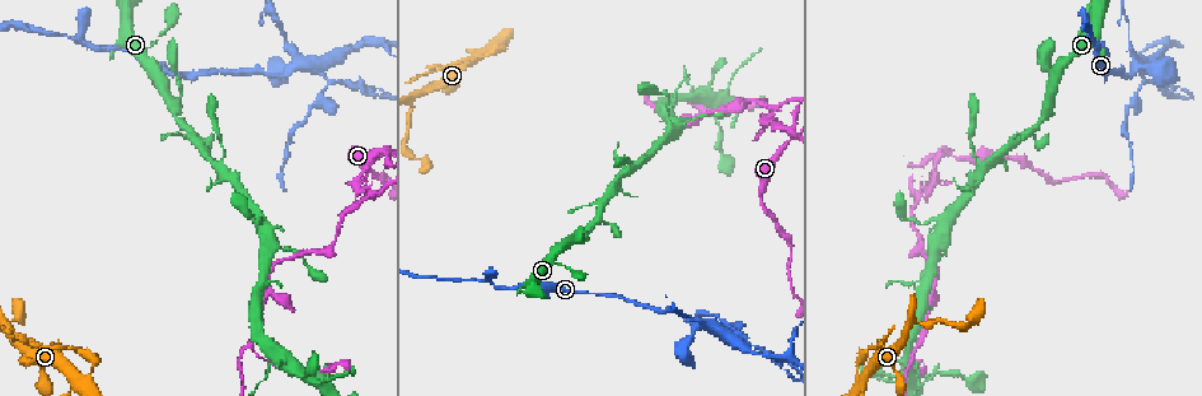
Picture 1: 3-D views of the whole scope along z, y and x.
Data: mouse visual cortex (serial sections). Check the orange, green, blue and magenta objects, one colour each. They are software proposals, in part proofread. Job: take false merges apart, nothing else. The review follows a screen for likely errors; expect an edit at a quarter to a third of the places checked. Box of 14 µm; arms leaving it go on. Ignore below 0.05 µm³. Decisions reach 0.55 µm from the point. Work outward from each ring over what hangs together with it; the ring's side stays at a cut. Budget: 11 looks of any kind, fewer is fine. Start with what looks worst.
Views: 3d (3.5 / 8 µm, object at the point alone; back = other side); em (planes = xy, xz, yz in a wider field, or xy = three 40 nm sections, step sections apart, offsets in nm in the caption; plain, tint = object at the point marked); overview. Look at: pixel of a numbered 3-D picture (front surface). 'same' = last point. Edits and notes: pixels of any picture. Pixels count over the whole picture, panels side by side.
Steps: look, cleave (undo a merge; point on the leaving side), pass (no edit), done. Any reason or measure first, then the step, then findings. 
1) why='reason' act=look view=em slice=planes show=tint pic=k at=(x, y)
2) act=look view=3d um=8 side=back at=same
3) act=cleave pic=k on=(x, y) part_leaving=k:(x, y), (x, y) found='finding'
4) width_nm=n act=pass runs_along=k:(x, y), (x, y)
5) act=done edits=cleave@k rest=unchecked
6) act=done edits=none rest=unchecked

why='sharp bend' act=look view=3d um=3.5 pic=1 at=(784, 127)

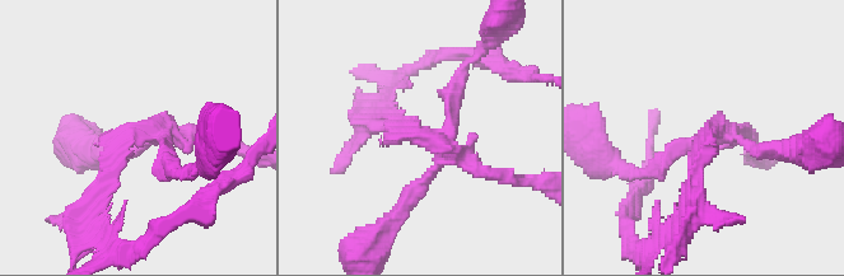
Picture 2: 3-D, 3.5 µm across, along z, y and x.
act=look view=em slice=xy step=5 show=tint pic=2 at=(710, 133)

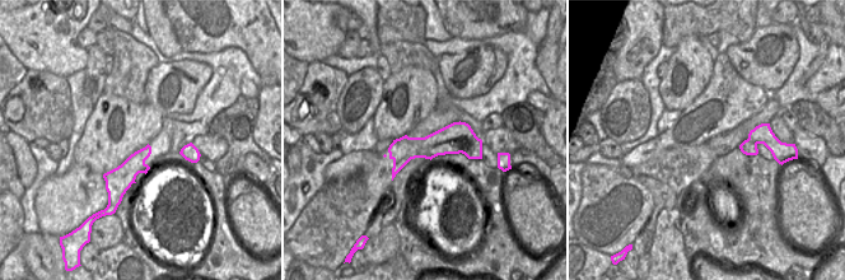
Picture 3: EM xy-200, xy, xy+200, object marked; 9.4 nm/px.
act=cleave pic=2 on=(393, 136) part_leaving=2:(438, 146), (388, 117), (360, 121) found='a second cell is stuck on'

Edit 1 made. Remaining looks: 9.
why='redraw' act=look view=overview

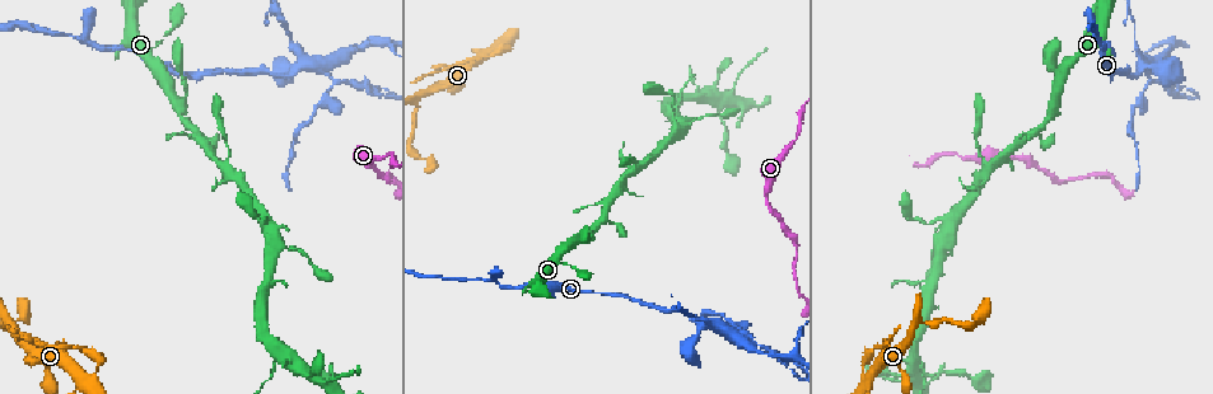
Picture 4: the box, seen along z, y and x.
why='sharp bend' act=look view=3d um=3.5 pic=4 at=(335, 81)

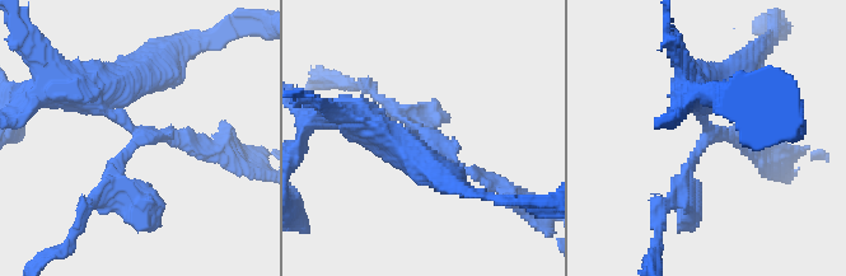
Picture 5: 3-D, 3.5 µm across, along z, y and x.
arms=3 arm_widths_nm=100,200,400 why='shape alone is not enough' act=look view=em slice=xy step=2 show=plain pic=5 at=(137, 135)

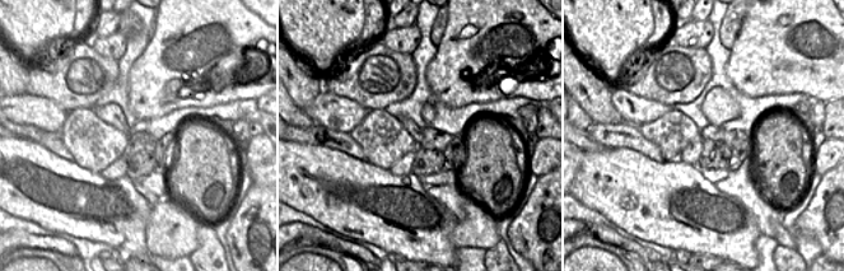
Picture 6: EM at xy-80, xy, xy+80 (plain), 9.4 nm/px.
why='with the object marked' act=look view=em slice=xy step=2 show=tint at=same

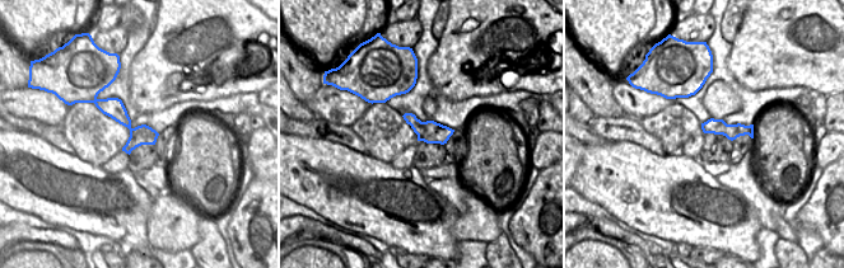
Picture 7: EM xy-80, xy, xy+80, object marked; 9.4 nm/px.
act=cleave pic=5 on=(402, 117) part_leaving=5:(704, 117), (711, 132), (672, 195) found='two cells meet here'

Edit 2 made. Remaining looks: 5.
why='two arms in line, one across' act=look view=3d um=8 pic=4 at=(92, 46)

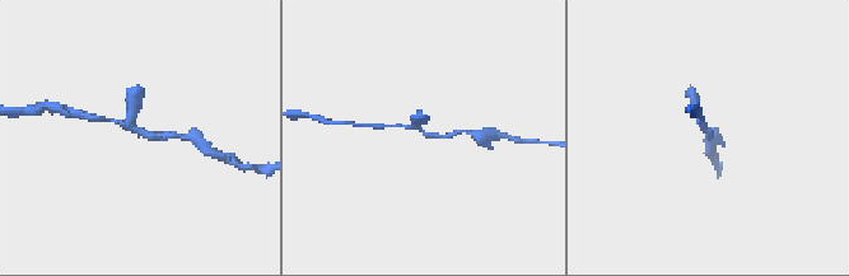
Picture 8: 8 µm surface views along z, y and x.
act=look view=3d um=3.5 pic=8 at=(423, 134)

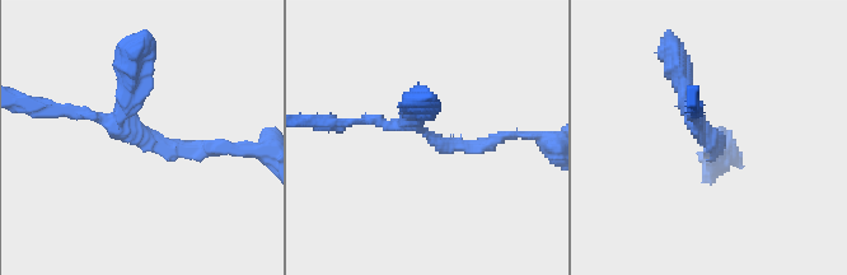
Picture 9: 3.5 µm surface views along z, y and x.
act=pass runs_along=9:(224, 149), (177, 149), (71, 113) found='one cell here'

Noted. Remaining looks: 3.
why='a fork' act=look view=3d um=3.5 pic=4 at=(627, 171)

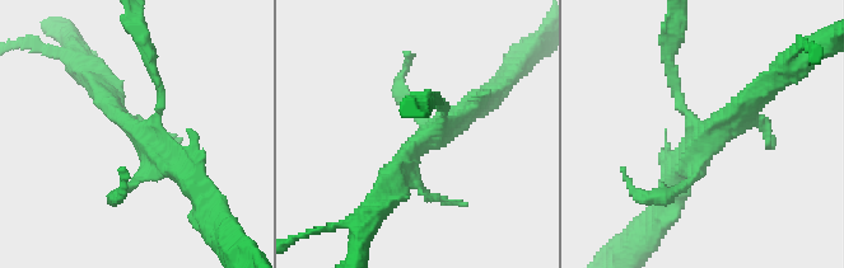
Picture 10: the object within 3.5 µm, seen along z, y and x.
why='shape alone is not enough' act=look view=em slice=planes show=tint pic=10 at=(425, 138)

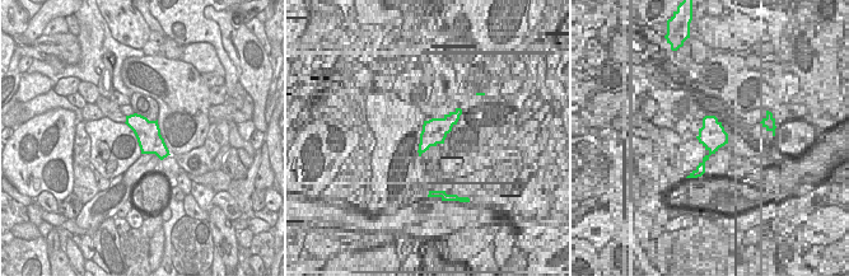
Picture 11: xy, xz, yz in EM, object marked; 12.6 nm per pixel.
act=pass runs_along=10:(99, 85), (107, 106), (196, 191) found='all the same cell'

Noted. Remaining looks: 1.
act=done edits=cleave@2,cleave@5 rest=unchecked

